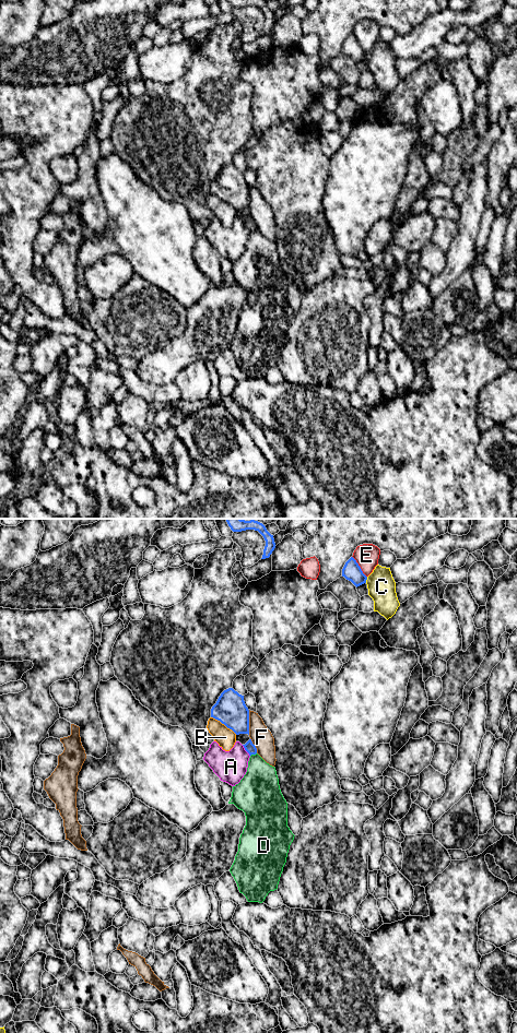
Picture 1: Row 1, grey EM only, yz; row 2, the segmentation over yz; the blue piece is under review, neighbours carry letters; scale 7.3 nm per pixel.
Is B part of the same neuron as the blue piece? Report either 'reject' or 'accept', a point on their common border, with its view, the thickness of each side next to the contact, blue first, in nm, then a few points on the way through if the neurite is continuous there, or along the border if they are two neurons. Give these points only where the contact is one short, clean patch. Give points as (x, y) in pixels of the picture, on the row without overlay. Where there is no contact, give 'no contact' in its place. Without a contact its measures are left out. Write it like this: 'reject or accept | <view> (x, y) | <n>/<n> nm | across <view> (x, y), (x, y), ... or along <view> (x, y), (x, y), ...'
reject | yz (224, 200) | 220/140 nm

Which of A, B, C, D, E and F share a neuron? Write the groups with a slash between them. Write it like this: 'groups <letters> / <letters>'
groups A / B / C / D / E / F

